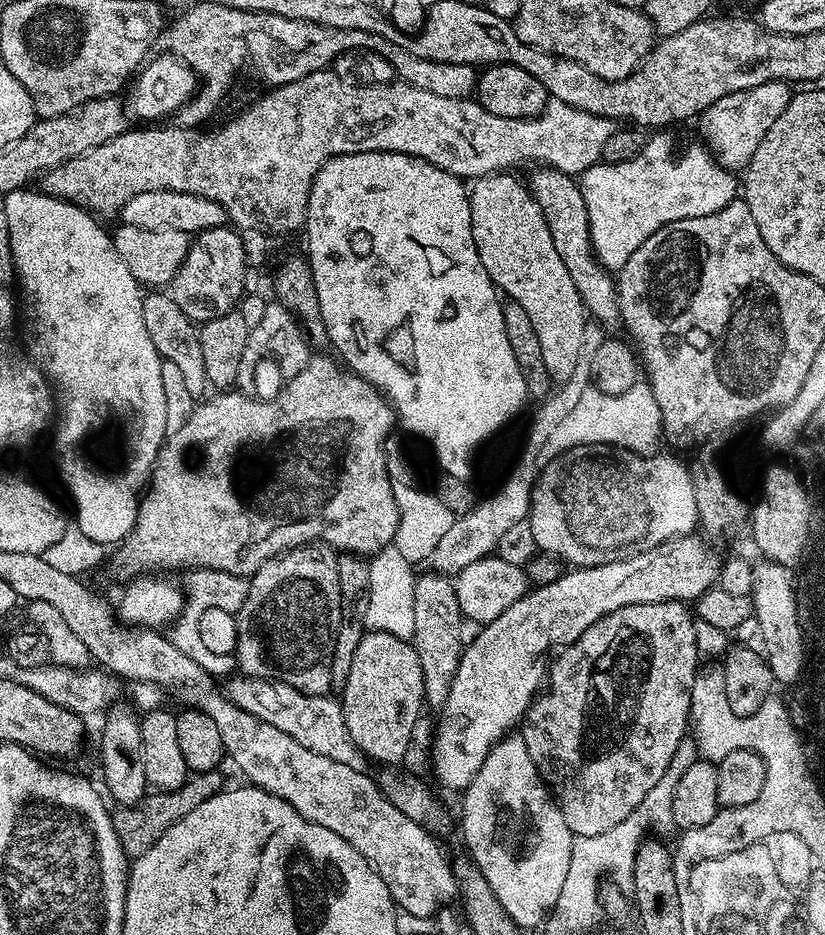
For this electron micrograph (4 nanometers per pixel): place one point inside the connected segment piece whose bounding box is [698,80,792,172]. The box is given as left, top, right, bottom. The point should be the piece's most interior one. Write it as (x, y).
(733, 127)

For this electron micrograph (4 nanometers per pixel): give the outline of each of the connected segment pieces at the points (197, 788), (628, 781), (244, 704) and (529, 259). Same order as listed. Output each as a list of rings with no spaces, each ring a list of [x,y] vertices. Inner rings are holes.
[[[220,770],[202,772],[193,775],[175,792],[156,790],[145,795],[144,799],[139,800],[137,804],[117,807],[114,812],[116,832],[120,835],[124,851],[128,853],[129,857],[135,858],[146,854],[146,850],[150,850],[150,846],[154,846],[158,842],[158,838],[162,838],[162,834],[166,834],[166,830],[170,830],[170,826],[174,826],[174,822],[186,818],[186,814],[190,814],[190,810],[202,806],[202,802],[206,802],[211,796],[225,791],[226,783],[224,784],[222,773],[223,771]]]
[[[678,600],[622,606],[620,610],[614,610],[598,622],[594,622],[594,626],[587,628],[574,643],[561,647],[560,657],[557,660],[555,657],[551,661],[546,673],[546,687],[533,700],[531,708],[522,721],[522,735],[526,742],[526,750],[530,750],[530,758],[534,758],[534,766],[540,771],[540,777],[548,785],[556,803],[560,805],[562,818],[566,818],[566,826],[570,826],[573,837],[606,834],[606,830],[614,830],[618,822],[626,822],[626,818],[630,818],[630,814],[642,802],[642,798],[646,798],[646,794],[654,790],[658,778],[666,774],[670,766],[670,758],[674,758],[678,746],[686,738],[687,732],[684,731],[690,728],[691,691],[696,681],[696,673],[701,667],[700,644],[696,641],[695,623],[697,624],[697,621],[694,619],[693,609],[687,603]]]
[[[236,674],[227,681],[226,695],[242,710],[254,714],[259,720],[278,726],[284,734],[290,734],[294,742],[302,742],[306,750],[314,750],[314,754],[326,754],[326,758],[334,758],[343,764],[359,765],[362,753],[350,738],[344,721],[344,710],[339,699],[332,700],[331,695],[305,696],[294,690],[294,686],[286,686],[286,682],[263,680],[253,676]]]
[[[493,174],[471,181],[468,201],[474,246],[492,283],[508,300],[518,302],[530,314],[542,346],[543,371],[561,382],[573,373],[581,349],[586,321],[584,303],[554,247],[550,226],[546,226],[544,212],[532,196],[532,189],[523,179],[515,180],[512,176],[515,175]]]

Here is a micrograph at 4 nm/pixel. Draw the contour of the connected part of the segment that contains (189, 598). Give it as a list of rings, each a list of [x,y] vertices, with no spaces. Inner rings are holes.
[[[199,569],[189,571],[185,588],[185,606],[181,615],[178,616],[173,623],[174,632],[170,634],[170,638],[178,650],[193,659],[194,662],[206,670],[206,672],[214,677],[224,676],[223,678],[233,675],[238,668],[235,653],[232,654],[215,654],[207,645],[204,645],[201,634],[201,618],[206,610],[216,608],[218,610],[226,610],[227,613],[235,615],[240,612],[245,604],[246,594],[249,593],[249,579],[244,576],[227,574],[225,571],[214,571],[212,569]]]

